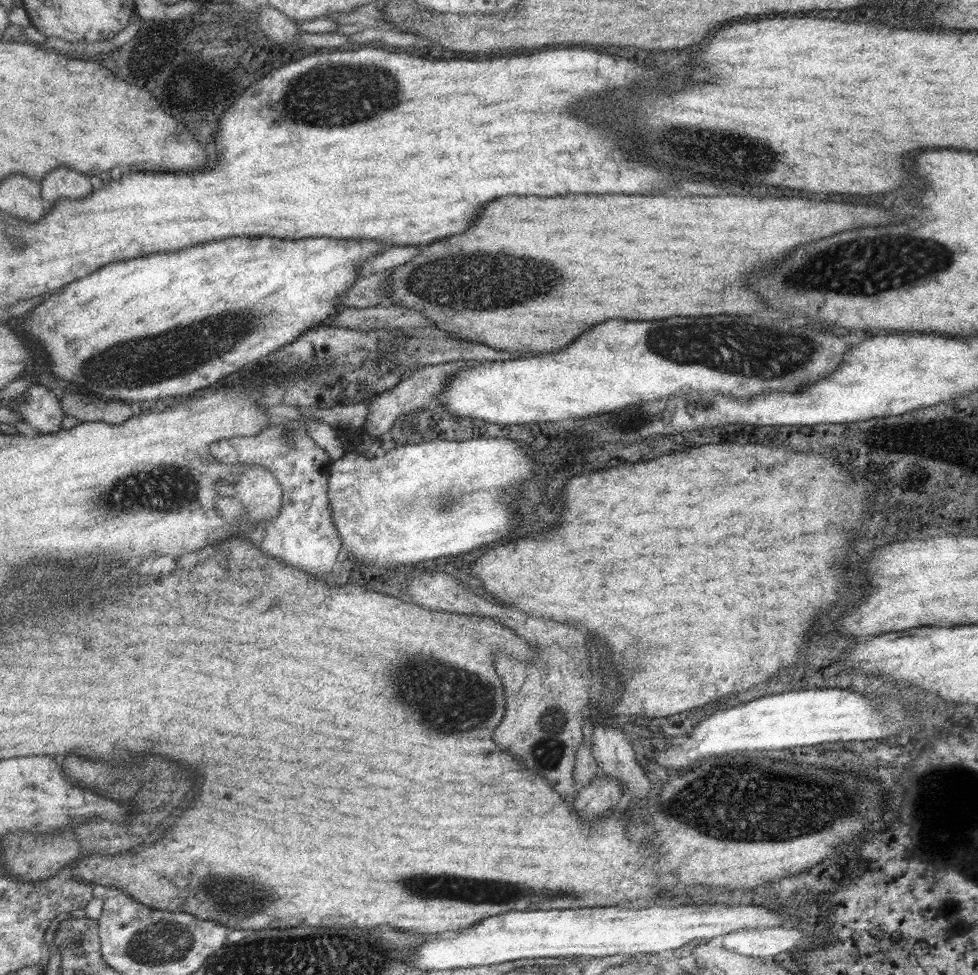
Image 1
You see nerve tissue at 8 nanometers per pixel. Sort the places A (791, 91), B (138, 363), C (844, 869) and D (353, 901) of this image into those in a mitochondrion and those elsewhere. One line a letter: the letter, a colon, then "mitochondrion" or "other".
A: other
B: mitochondrion
C: other
D: other

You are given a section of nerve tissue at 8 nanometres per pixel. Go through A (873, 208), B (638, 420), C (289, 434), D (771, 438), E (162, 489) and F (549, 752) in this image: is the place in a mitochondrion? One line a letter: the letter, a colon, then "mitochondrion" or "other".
A: other
B: mitochondrion
C: mitochondrion
D: other
E: mitochondrion
F: mitochondrion

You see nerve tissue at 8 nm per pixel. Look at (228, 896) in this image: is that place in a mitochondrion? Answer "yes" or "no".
yes

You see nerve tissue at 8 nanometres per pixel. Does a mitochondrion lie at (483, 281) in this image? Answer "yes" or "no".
yes

